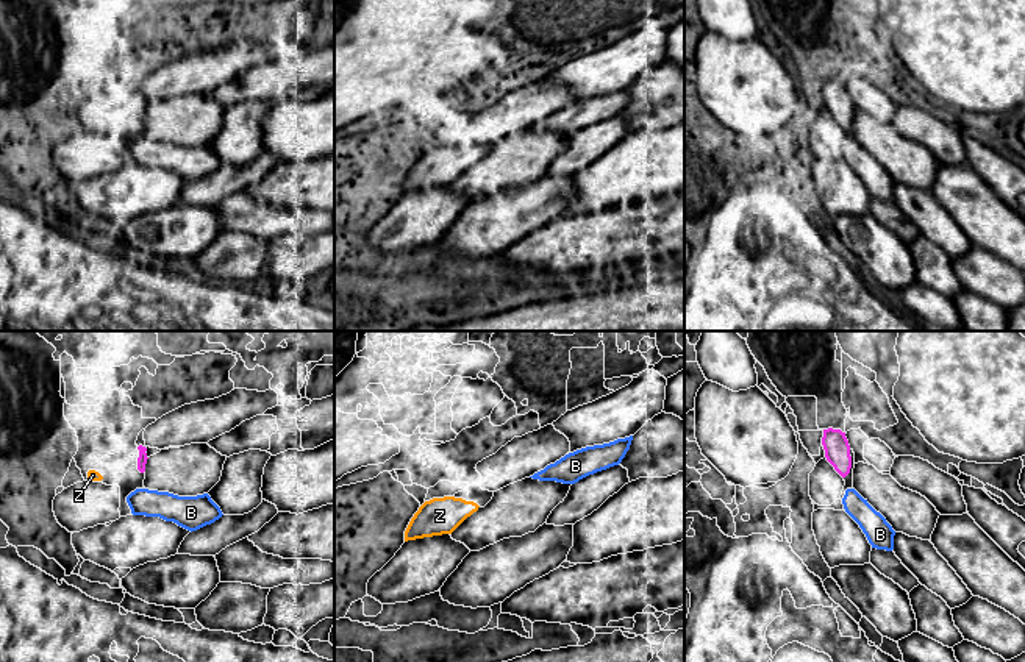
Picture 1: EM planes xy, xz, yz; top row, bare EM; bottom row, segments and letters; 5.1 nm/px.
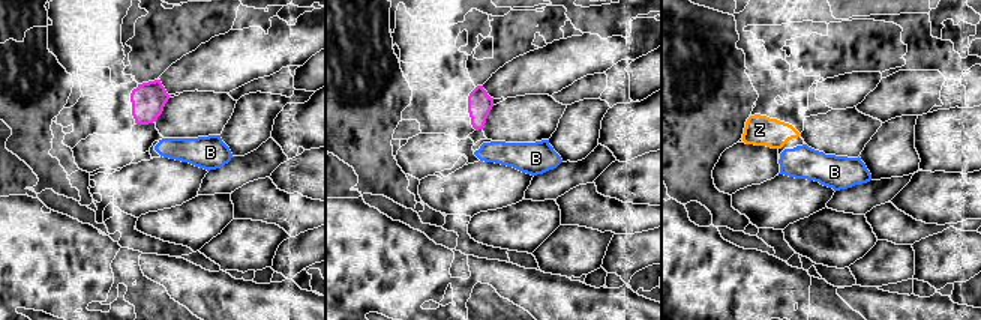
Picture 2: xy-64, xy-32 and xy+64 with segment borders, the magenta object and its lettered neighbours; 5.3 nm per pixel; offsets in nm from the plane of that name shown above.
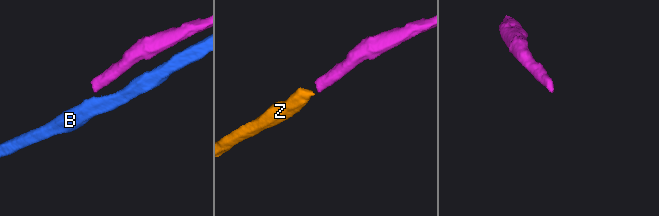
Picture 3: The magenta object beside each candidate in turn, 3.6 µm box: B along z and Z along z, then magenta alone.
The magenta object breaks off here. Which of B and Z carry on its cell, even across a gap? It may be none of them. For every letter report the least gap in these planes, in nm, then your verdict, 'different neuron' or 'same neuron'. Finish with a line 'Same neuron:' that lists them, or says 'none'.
B: gap 70 nm; different neuron
Z: gap 190 nm; same neuron
Same neuron: Z

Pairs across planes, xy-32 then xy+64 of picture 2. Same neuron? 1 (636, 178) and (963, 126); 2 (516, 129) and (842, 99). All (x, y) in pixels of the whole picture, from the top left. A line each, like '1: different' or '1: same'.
1: different
2: different

